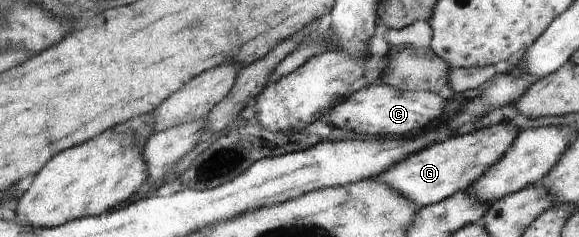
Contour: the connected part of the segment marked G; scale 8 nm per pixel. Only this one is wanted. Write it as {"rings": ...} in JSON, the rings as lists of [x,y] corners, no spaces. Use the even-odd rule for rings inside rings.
{"rings":[[[498,123],[466,134],[454,135],[418,151],[416,155],[406,157],[398,165],[384,171],[377,177],[377,181],[382,181],[392,191],[416,203],[418,207],[436,204],[455,193],[471,188],[474,181],[480,179],[482,173],[486,173],[486,169],[490,169],[506,155],[506,151],[512,147],[520,132],[521,130],[514,125]]]}

